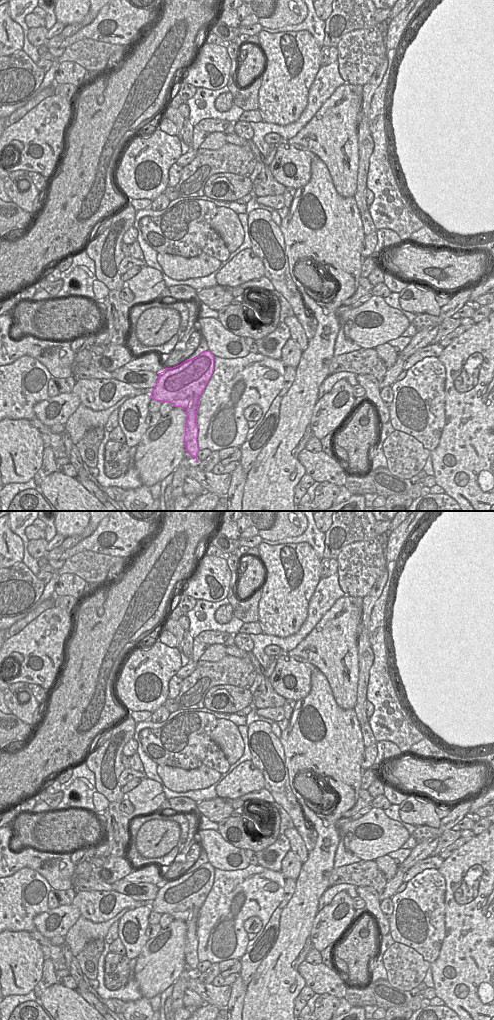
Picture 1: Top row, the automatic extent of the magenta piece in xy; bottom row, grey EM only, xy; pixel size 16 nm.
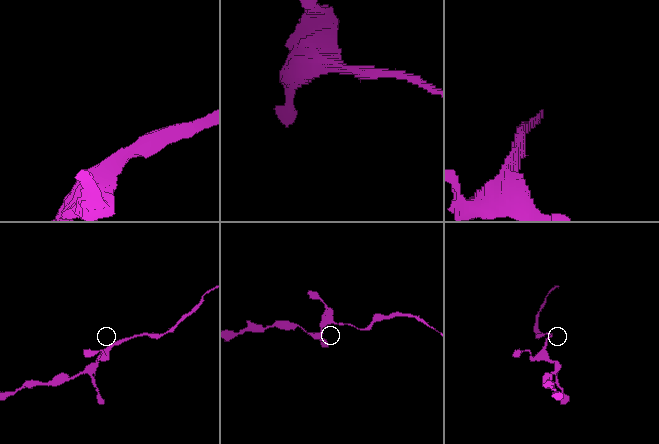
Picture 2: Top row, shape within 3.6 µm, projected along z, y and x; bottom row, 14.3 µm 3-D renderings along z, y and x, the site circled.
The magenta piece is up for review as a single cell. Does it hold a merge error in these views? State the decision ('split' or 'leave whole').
leave whole

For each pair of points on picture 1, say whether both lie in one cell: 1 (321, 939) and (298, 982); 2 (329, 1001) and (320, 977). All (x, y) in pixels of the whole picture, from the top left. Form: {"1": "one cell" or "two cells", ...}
{"1": "two cells", "2": "two cells"}

